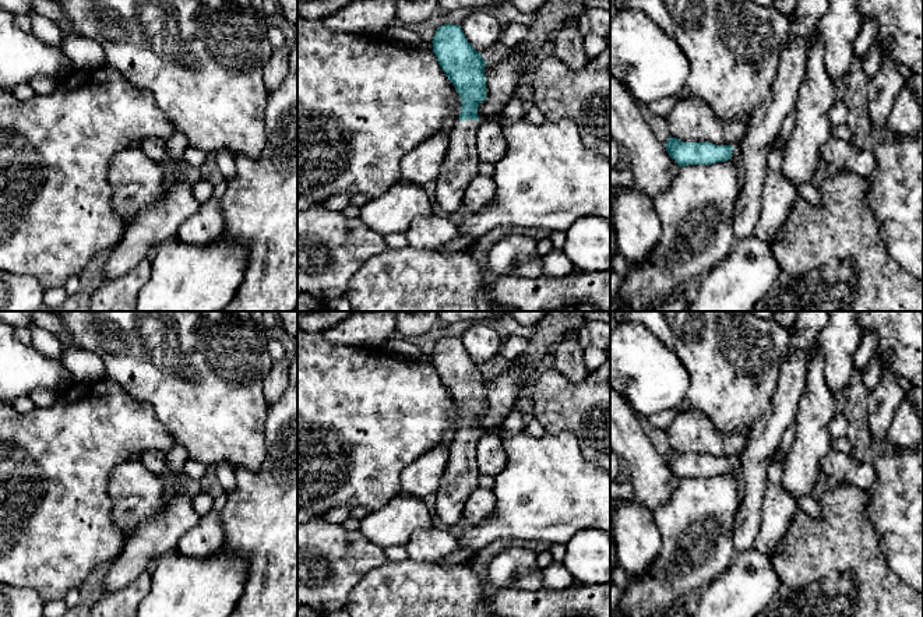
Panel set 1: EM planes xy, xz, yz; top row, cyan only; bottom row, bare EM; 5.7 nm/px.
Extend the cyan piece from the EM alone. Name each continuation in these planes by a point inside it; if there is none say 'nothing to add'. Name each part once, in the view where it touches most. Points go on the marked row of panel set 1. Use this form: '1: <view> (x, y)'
1: xz (461, 164)

